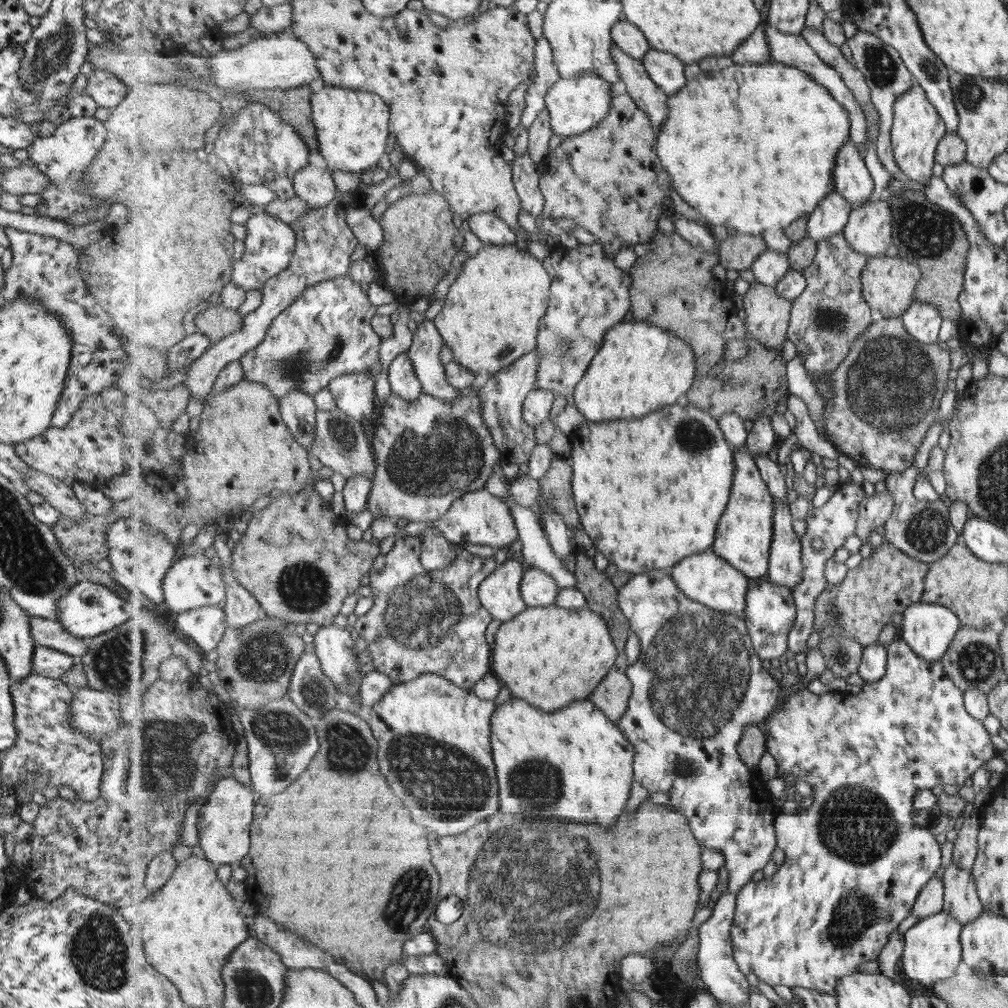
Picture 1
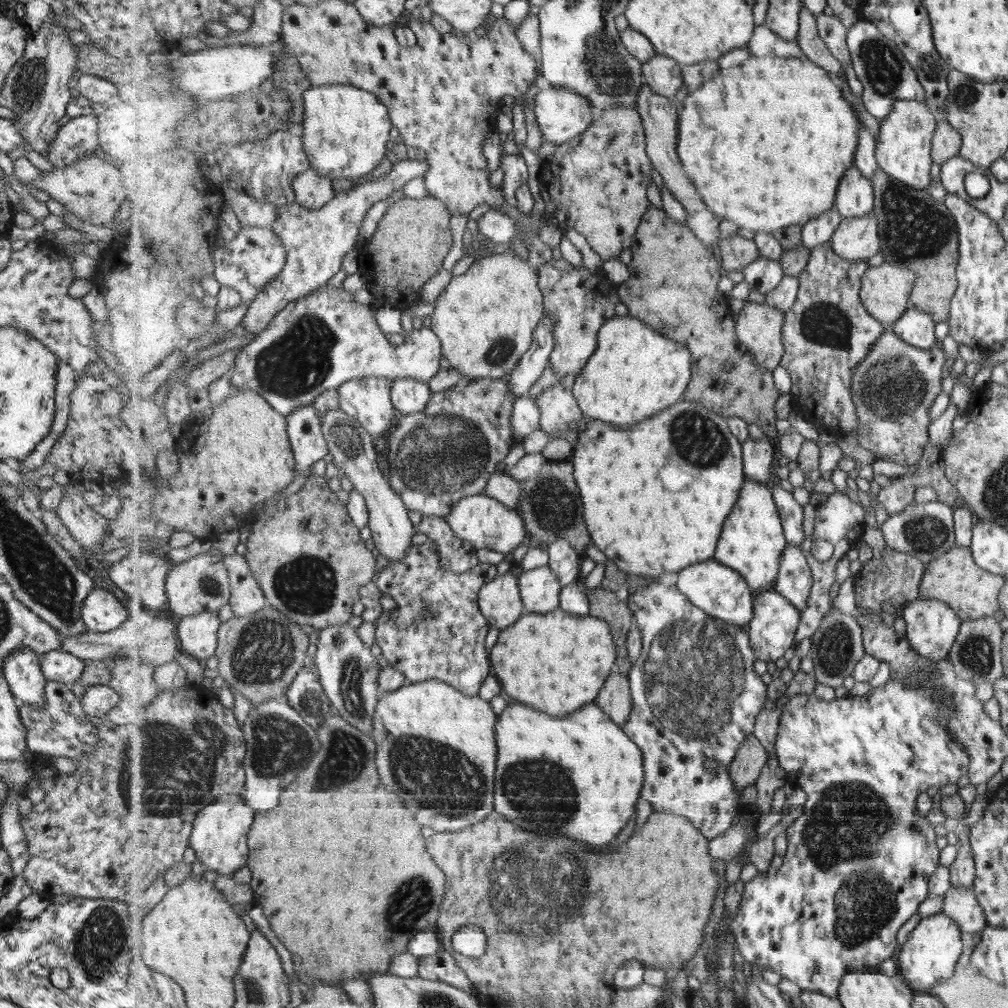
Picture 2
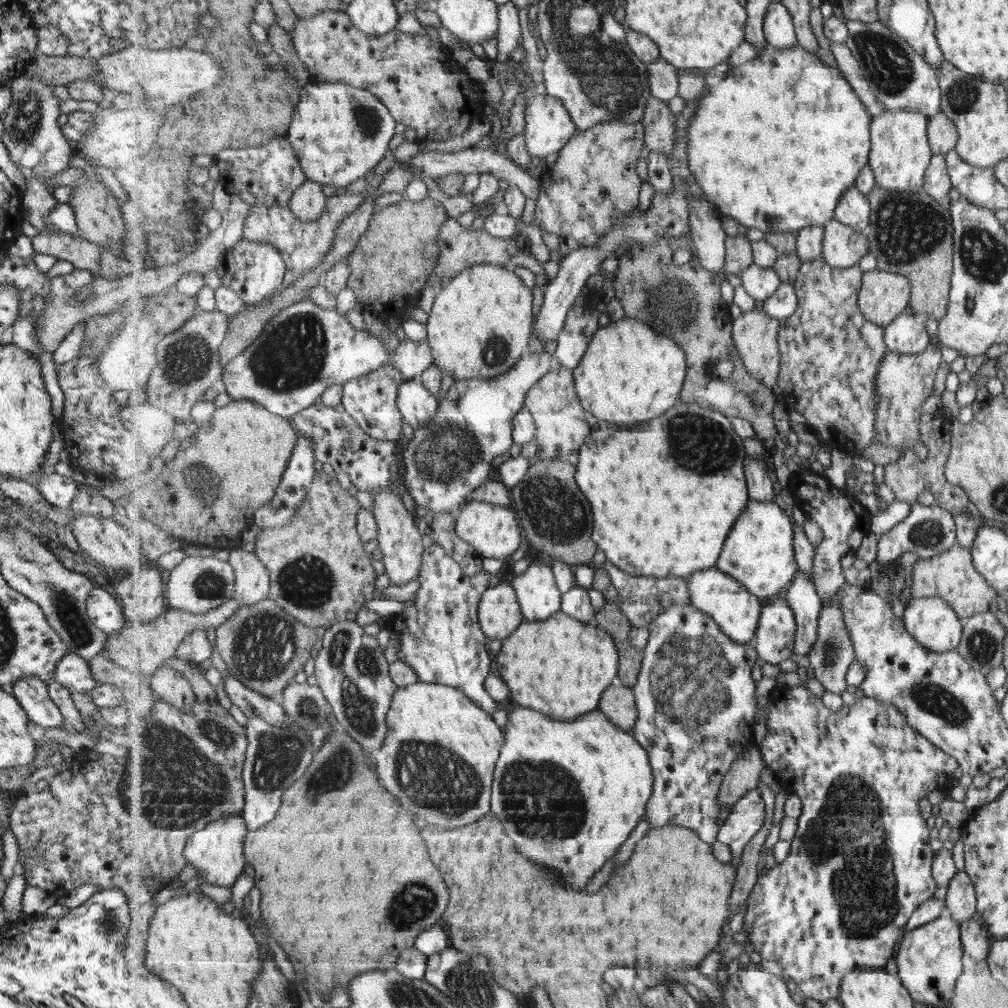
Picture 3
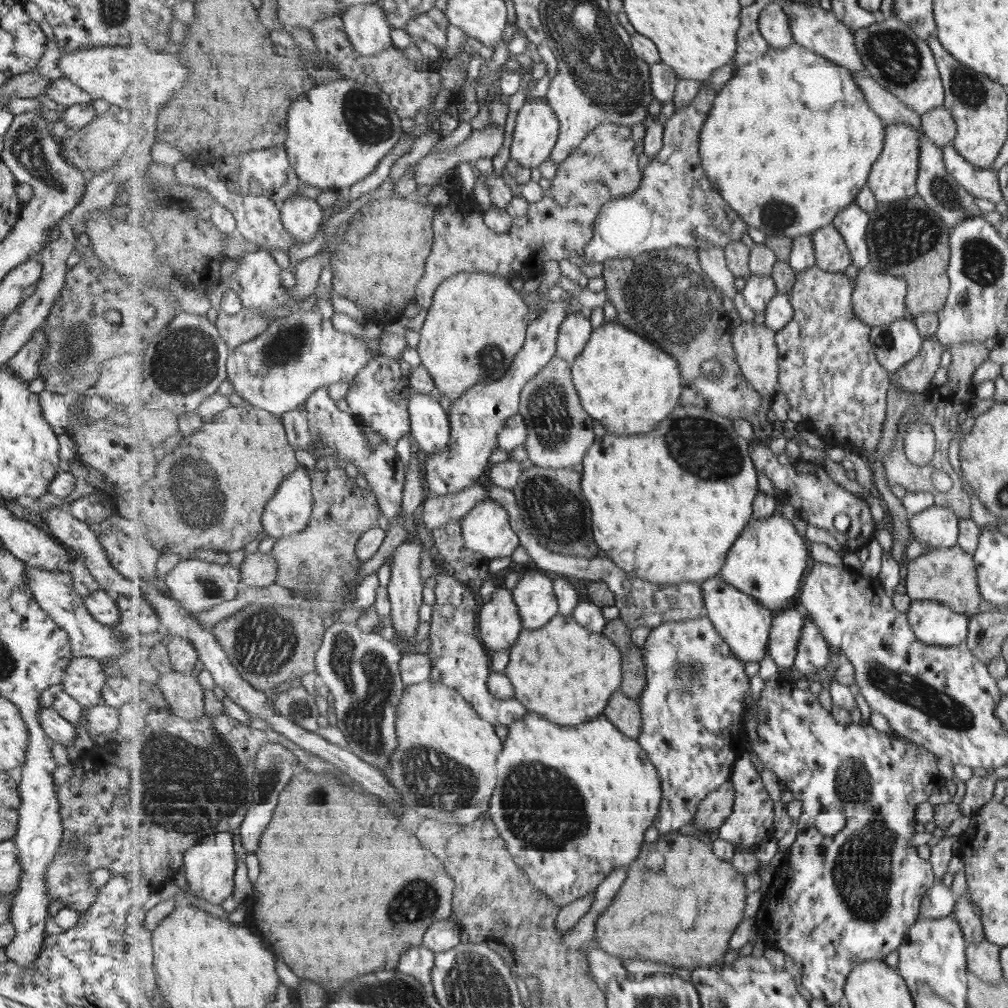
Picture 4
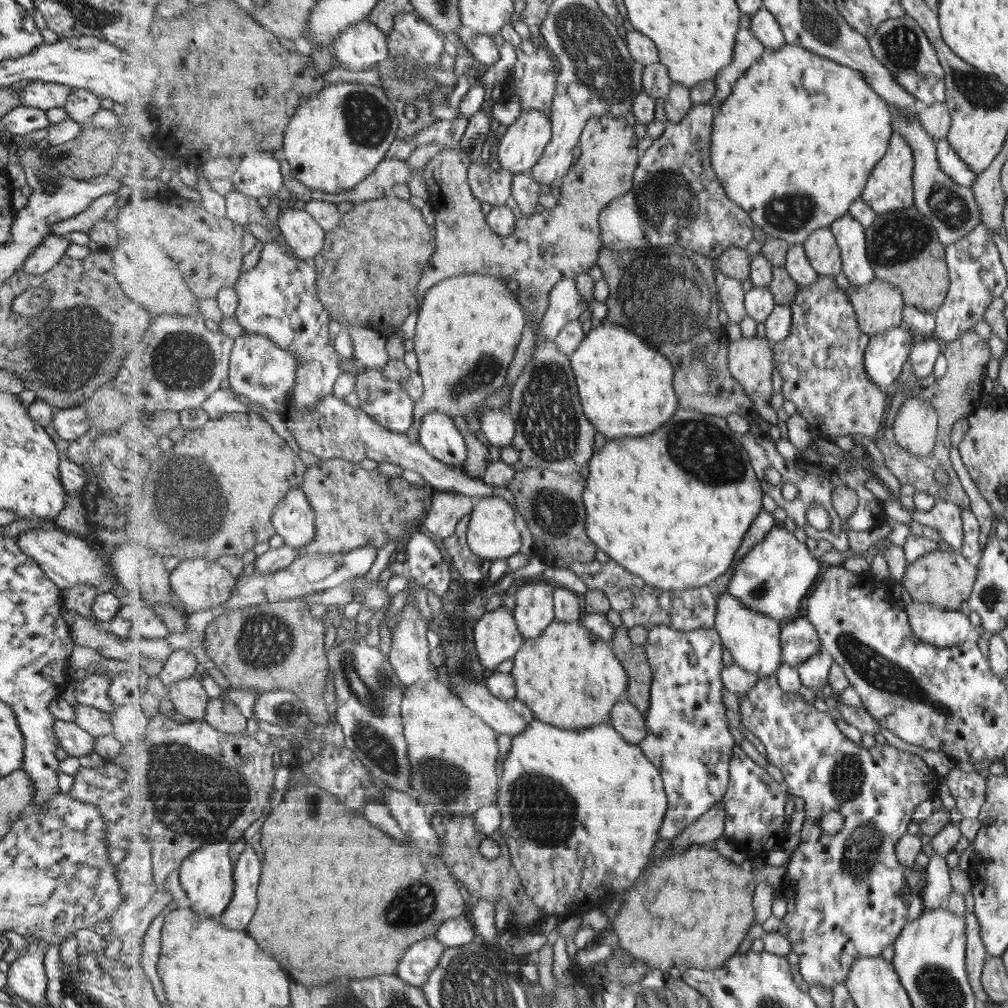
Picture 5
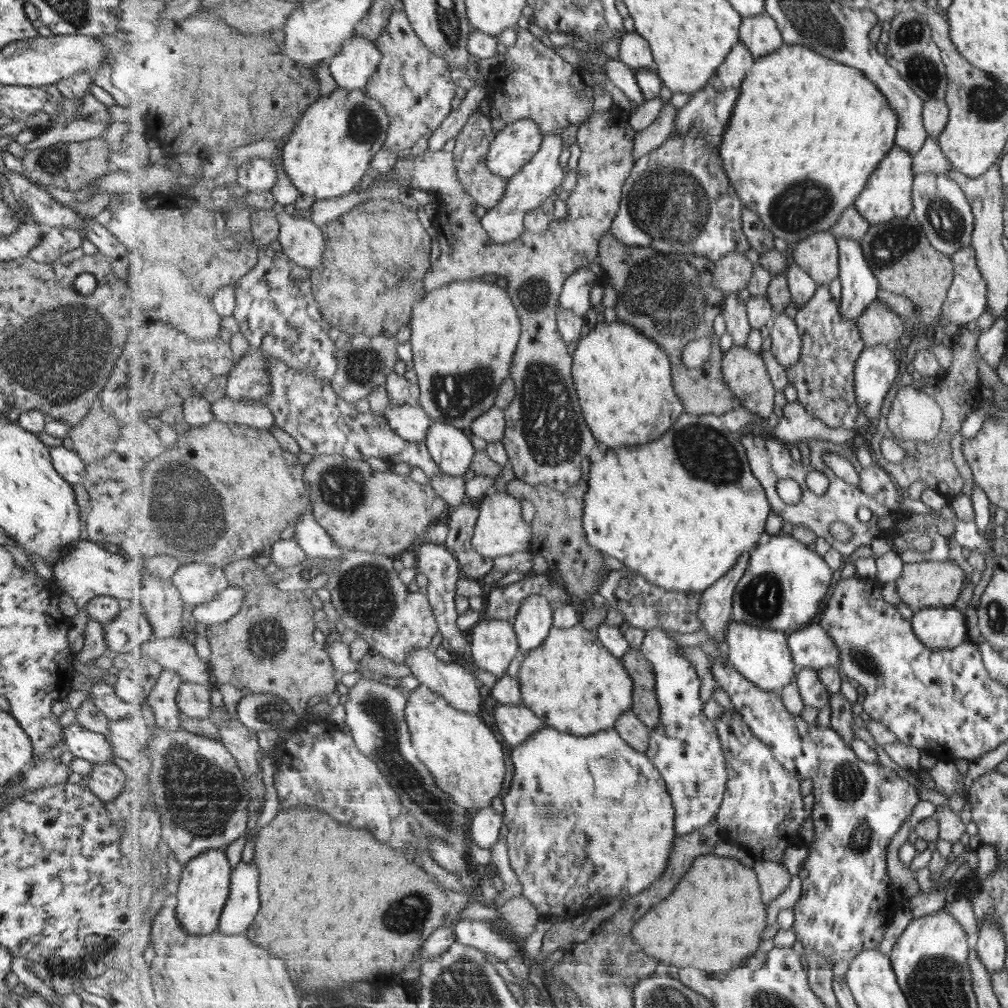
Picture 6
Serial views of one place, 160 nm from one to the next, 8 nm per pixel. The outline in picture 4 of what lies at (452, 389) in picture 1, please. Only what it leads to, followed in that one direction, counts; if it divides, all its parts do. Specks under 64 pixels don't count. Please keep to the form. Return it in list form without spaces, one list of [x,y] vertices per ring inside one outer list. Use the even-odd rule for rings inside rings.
[[[318,309],[297,311],[273,321],[257,338],[232,350],[228,360],[228,380],[234,392],[240,394],[248,404],[282,417],[305,404],[320,388],[341,381],[350,383],[375,357],[376,354],[363,339],[341,332],[333,320],[323,318]]]

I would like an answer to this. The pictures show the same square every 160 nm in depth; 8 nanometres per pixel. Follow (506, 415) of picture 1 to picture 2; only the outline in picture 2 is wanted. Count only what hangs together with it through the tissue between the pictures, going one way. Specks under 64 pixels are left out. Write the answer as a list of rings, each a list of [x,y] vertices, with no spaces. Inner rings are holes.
[[[545,314],[538,330],[534,334],[534,342],[529,351],[522,356],[518,366],[505,379],[515,396],[523,397],[535,386],[545,368],[550,364],[550,356],[555,348],[554,318]]]

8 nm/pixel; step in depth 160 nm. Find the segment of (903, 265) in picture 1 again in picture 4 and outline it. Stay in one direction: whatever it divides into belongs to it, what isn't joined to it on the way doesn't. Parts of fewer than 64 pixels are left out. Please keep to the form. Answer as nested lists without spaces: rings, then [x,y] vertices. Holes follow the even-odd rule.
[[[873,267],[859,270],[857,286],[854,292],[854,312],[865,324],[878,327],[908,317],[905,298],[907,282],[901,277],[881,274]]]

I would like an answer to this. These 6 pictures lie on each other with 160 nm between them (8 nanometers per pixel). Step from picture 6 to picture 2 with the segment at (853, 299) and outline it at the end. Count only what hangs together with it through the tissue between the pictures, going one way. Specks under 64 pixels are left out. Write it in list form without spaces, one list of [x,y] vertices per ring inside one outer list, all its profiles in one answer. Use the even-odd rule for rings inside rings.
[[[853,165],[840,180],[836,207],[844,218],[867,216],[874,212],[875,199],[872,179]]]

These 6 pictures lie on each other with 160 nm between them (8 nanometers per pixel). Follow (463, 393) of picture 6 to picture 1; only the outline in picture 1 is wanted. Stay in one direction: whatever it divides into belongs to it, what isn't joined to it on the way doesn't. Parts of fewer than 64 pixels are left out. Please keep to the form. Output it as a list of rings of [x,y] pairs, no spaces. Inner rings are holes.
[[[484,244],[473,257],[463,263],[462,271],[450,286],[440,312],[433,322],[442,333],[444,342],[453,352],[453,360],[475,374],[497,374],[516,360],[536,350],[538,332],[550,307],[553,278],[543,262],[531,252],[513,245]]]

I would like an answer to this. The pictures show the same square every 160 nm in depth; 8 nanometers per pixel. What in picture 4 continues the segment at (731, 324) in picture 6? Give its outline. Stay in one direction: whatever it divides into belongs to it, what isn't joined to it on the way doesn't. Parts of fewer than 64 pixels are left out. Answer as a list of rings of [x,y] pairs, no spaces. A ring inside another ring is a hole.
[[[709,246],[708,249],[700,251],[700,263],[703,270],[707,272],[707,277],[715,282],[717,288],[724,292],[725,296],[734,298],[737,288],[735,288],[734,272],[728,267],[726,249],[718,246]]]

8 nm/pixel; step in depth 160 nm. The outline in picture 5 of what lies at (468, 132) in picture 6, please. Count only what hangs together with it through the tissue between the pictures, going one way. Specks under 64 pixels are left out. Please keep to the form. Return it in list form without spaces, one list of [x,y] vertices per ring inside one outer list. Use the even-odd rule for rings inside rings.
[[[479,158],[471,163],[468,181],[476,197],[496,208],[512,203],[514,175],[511,172],[495,171]]]

